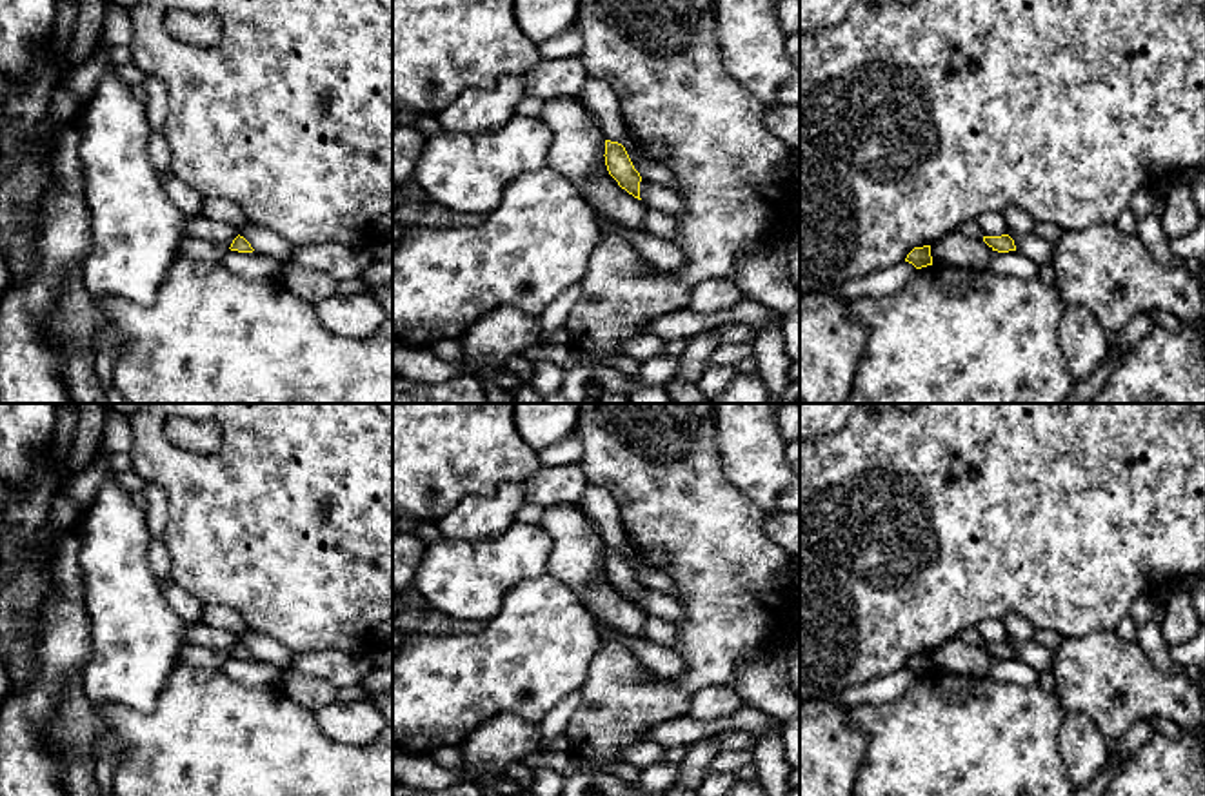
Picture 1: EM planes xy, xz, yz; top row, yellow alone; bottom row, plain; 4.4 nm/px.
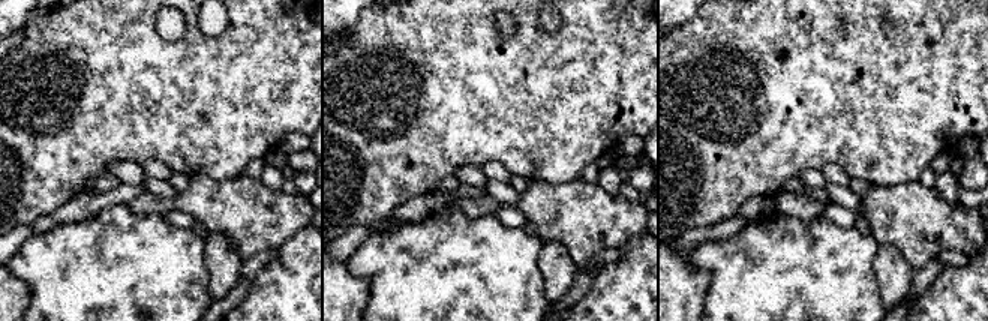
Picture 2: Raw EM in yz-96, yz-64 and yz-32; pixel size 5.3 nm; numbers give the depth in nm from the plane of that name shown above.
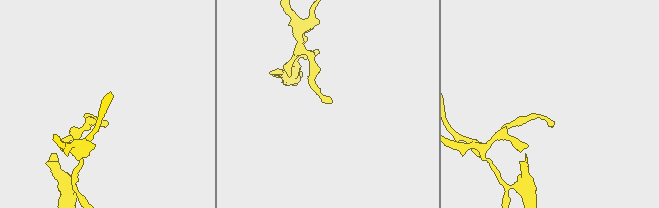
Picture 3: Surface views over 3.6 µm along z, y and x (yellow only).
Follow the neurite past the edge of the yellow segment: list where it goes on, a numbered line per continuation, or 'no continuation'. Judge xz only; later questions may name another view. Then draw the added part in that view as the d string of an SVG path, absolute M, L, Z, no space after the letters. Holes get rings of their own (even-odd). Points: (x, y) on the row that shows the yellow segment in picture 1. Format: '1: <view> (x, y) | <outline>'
no continuation

